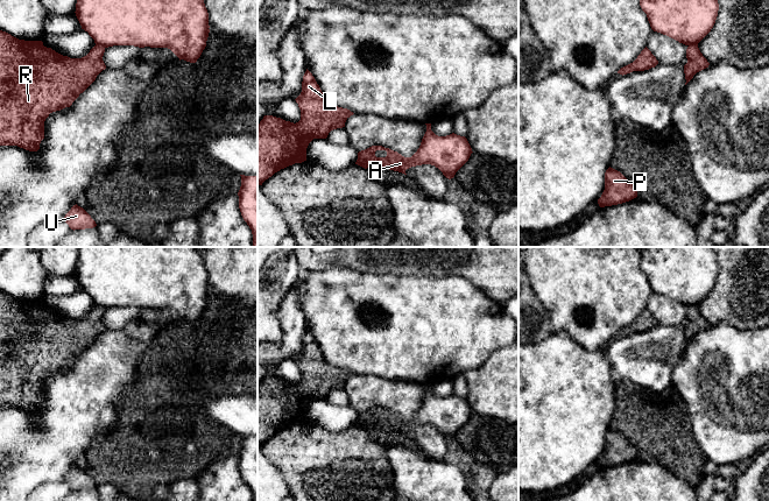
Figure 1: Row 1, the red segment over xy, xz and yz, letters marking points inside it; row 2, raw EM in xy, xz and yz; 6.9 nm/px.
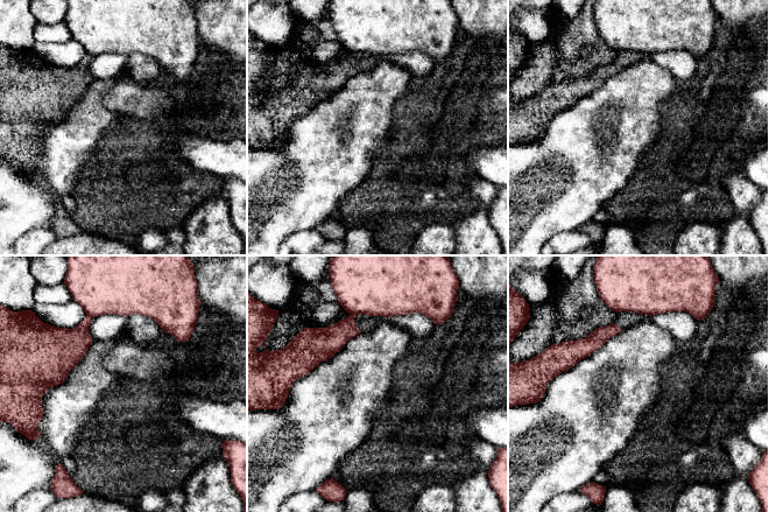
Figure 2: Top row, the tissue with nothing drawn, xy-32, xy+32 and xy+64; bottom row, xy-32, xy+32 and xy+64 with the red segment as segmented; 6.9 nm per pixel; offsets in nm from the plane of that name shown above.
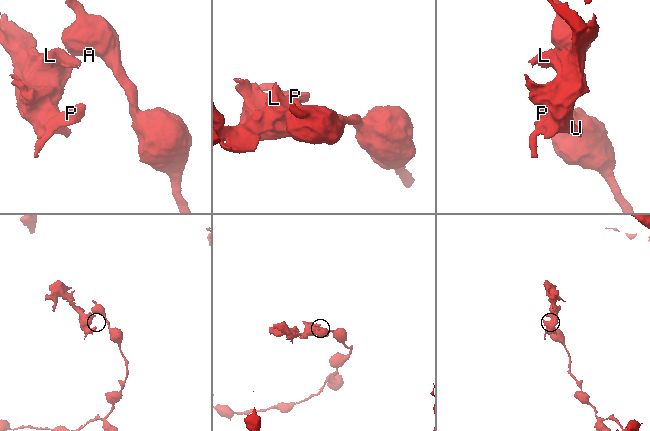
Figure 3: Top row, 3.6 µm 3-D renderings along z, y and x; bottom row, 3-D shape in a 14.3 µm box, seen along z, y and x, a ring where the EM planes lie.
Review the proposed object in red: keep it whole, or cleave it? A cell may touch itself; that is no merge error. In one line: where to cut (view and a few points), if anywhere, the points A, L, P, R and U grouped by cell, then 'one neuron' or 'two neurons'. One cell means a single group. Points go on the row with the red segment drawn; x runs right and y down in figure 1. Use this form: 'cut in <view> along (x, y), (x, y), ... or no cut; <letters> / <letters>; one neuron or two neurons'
cut in xy along (96, 43), (104, 48); A / L P R U; two neurons

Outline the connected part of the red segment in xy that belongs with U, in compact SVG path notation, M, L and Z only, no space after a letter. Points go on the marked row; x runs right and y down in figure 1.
M77 204L73 205L71 210L65 214L64 221L73 231L93 228L97 226L96 221L91 218L91 216Z

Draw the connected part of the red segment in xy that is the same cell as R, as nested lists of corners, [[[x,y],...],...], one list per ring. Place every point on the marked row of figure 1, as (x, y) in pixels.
[[[0,30],[0,146],[17,146],[29,151],[37,151],[44,139],[44,121],[50,113],[70,107],[106,69],[103,61],[105,48],[96,44],[82,58],[63,56],[51,48],[43,45],[42,41],[19,40]]]

